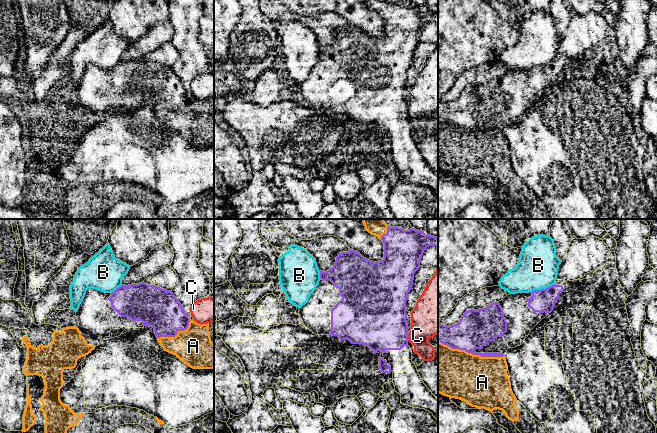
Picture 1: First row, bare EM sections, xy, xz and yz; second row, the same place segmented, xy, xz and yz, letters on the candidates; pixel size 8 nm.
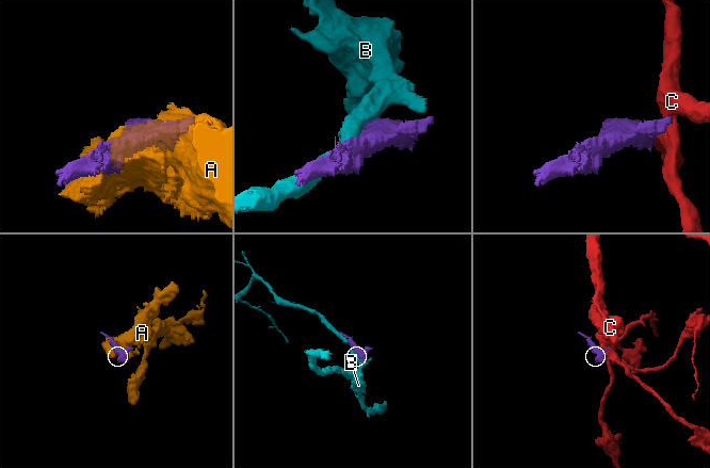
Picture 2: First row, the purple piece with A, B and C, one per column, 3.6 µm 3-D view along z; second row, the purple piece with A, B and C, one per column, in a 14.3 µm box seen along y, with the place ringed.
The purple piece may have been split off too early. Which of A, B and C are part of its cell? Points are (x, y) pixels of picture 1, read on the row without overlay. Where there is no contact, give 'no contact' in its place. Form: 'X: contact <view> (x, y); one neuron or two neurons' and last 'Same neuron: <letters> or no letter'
A: contact yz (471, 129); two neurons
B: contact yz (542, 65); two neurons
C: contact xz (407, 113); two neurons
Same neuron: no letter

